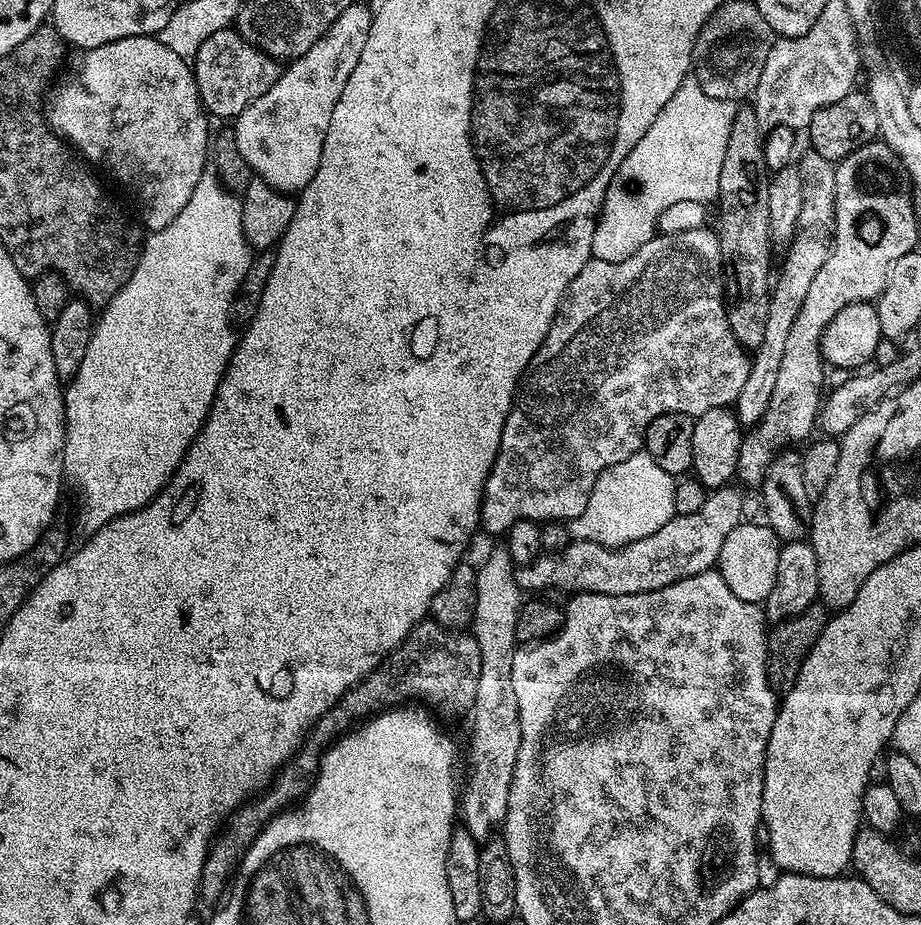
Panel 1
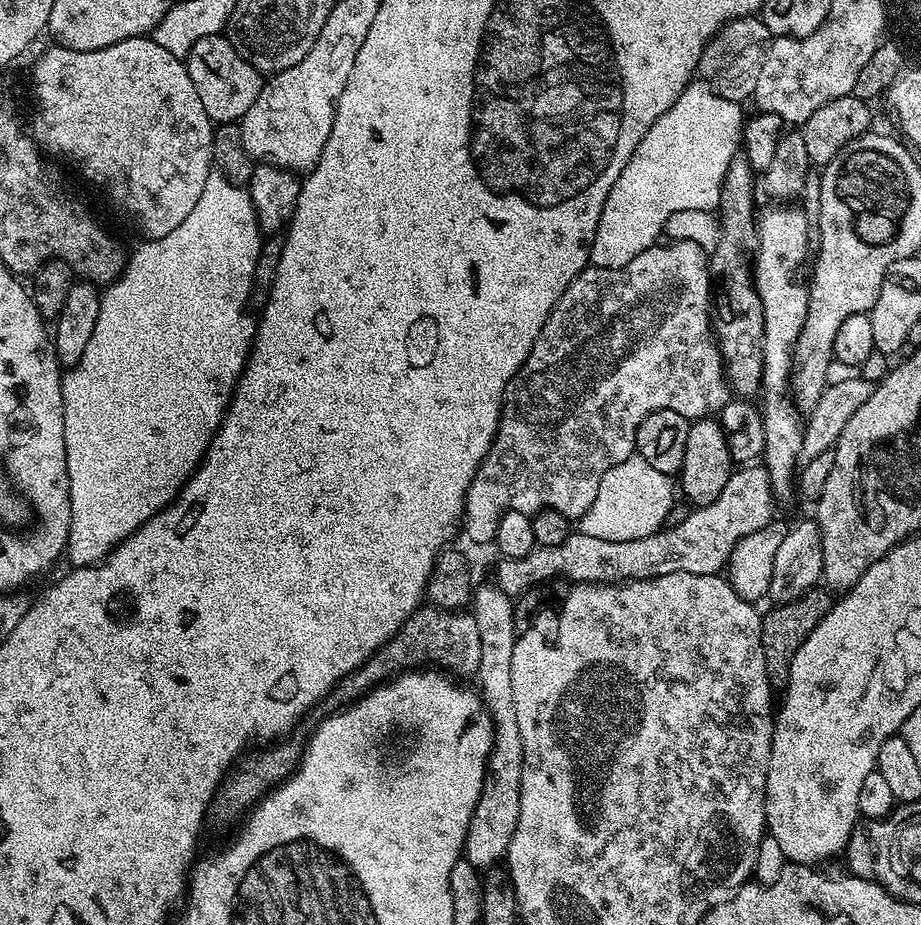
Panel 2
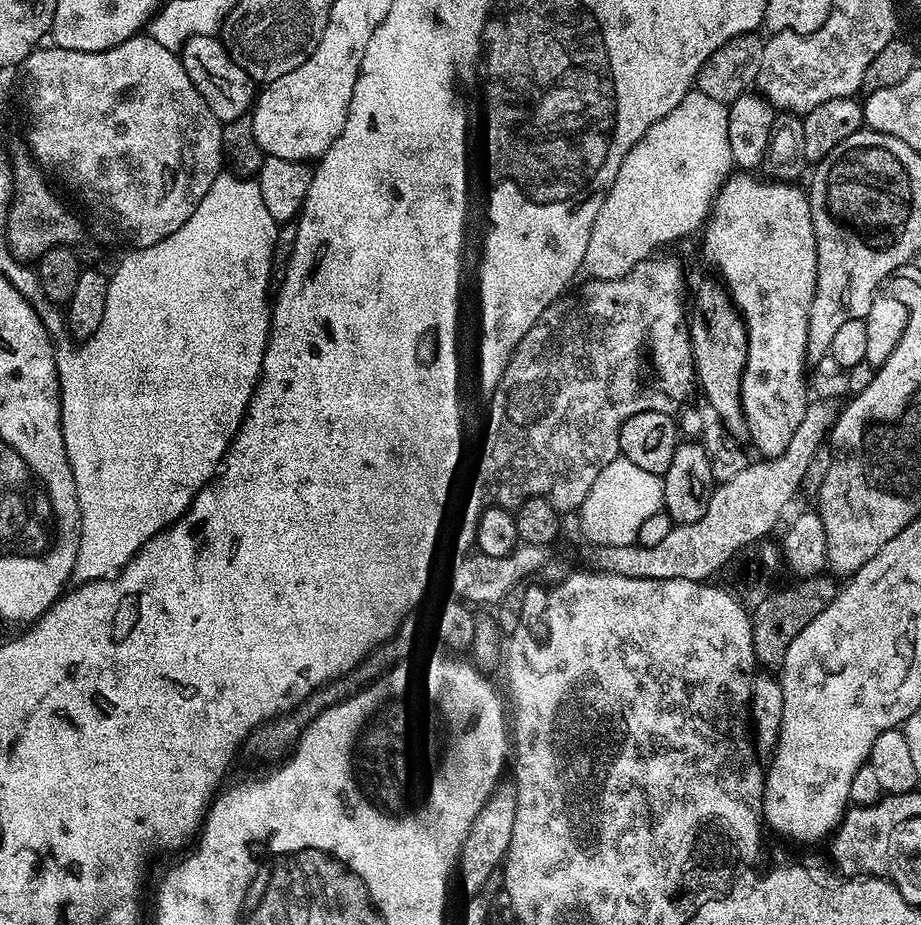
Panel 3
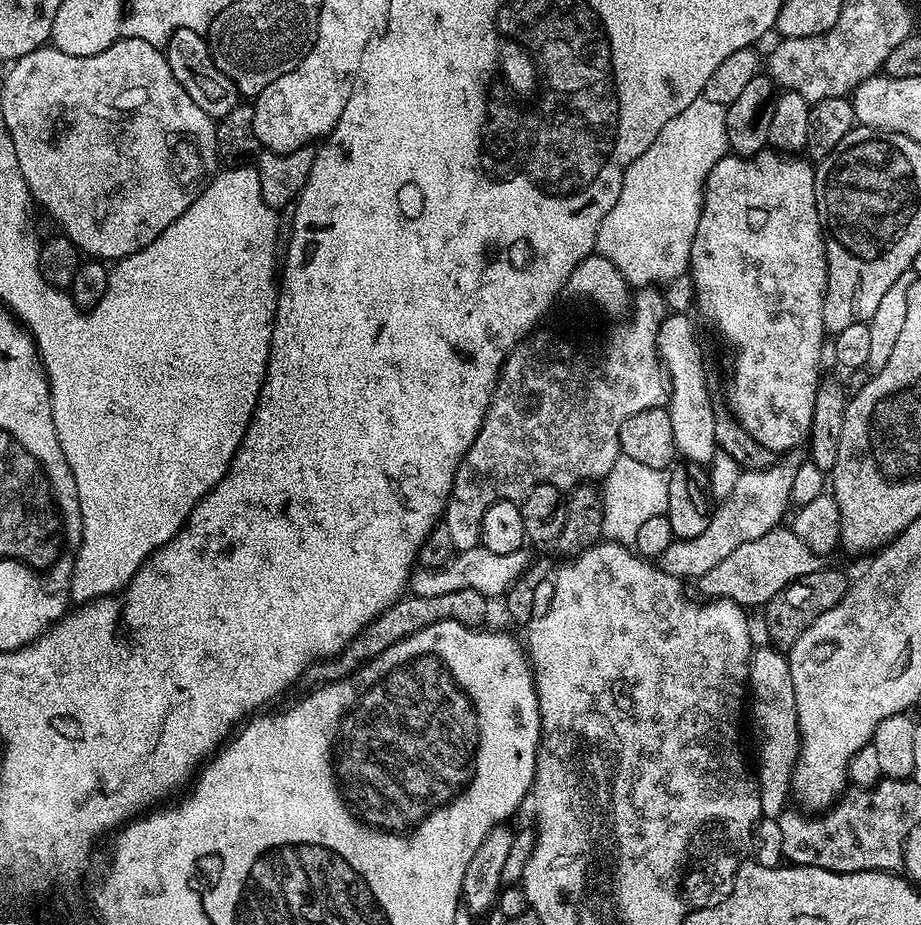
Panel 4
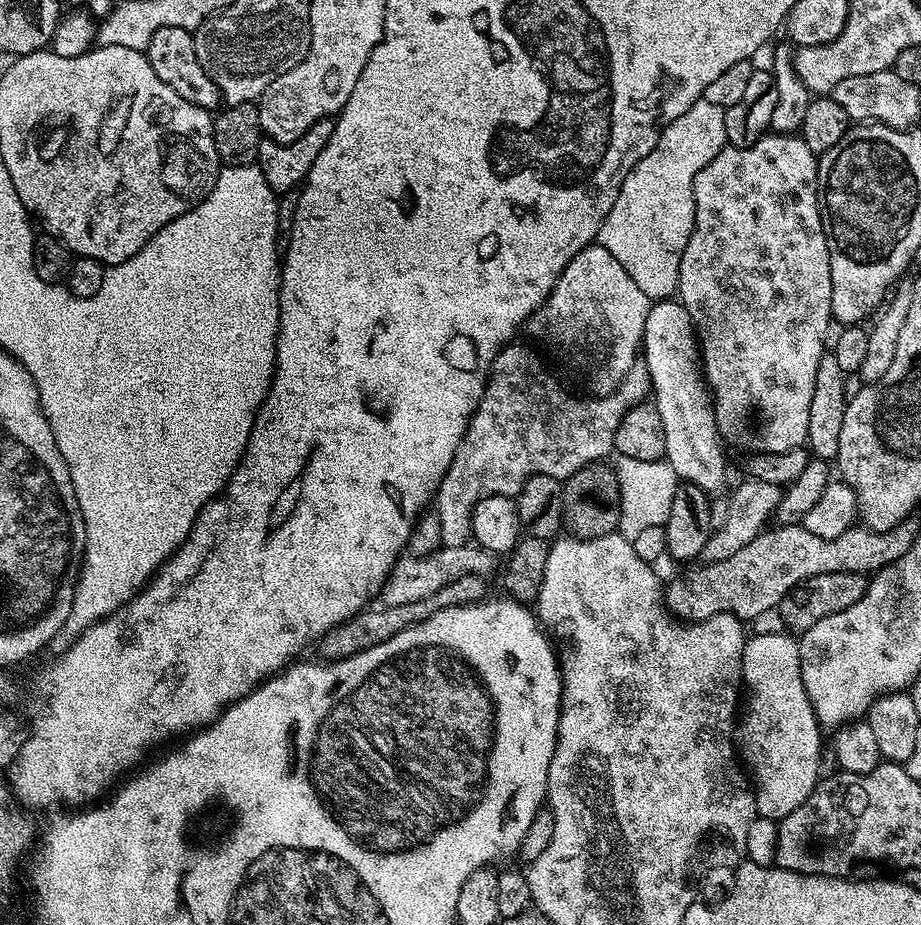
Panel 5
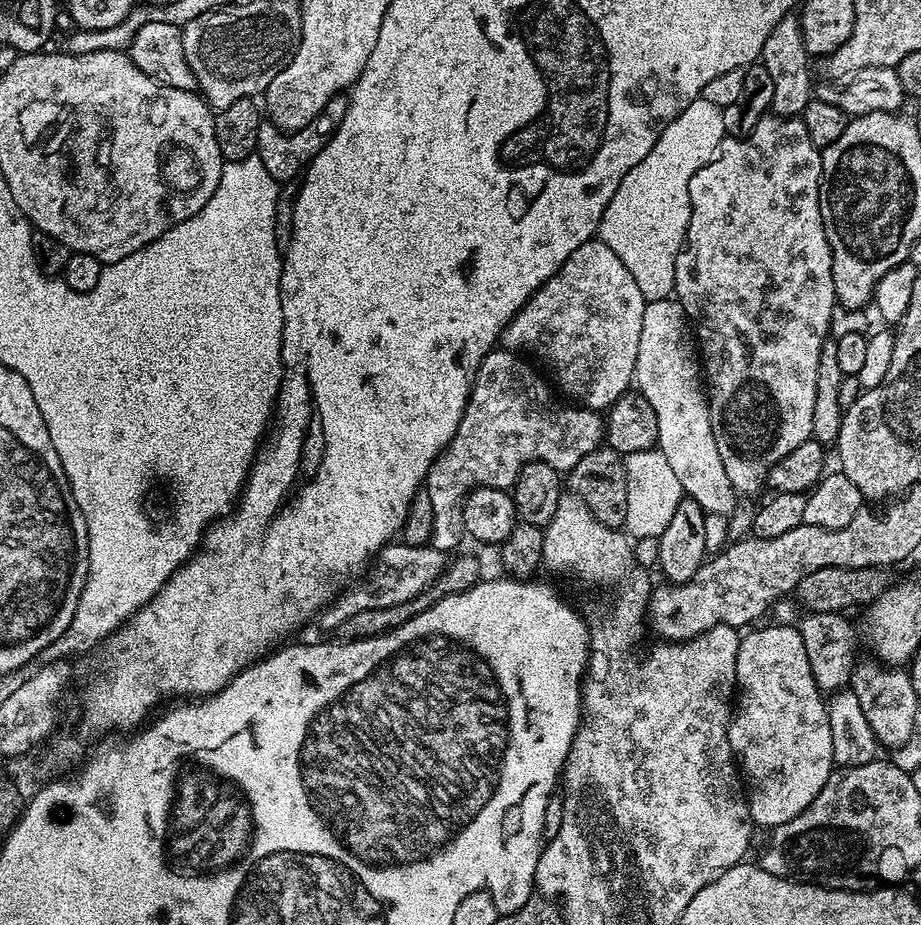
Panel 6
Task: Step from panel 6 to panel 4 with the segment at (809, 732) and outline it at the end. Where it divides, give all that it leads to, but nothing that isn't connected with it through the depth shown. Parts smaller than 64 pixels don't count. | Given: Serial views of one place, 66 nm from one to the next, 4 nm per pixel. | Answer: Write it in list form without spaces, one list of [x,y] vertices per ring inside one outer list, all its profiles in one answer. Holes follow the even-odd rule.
[[[775,646],[767,647],[757,647],[752,653],[752,661],[748,663],[748,688],[751,699],[752,696],[756,699],[753,704],[751,701],[750,716],[752,712],[752,736],[756,739],[756,760],[760,763],[754,768],[760,786],[760,810],[765,817],[776,818],[785,811],[787,804],[784,803],[790,800],[792,771],[796,768],[796,760],[800,757],[800,726],[794,702],[794,682],[790,682],[788,657]]]

